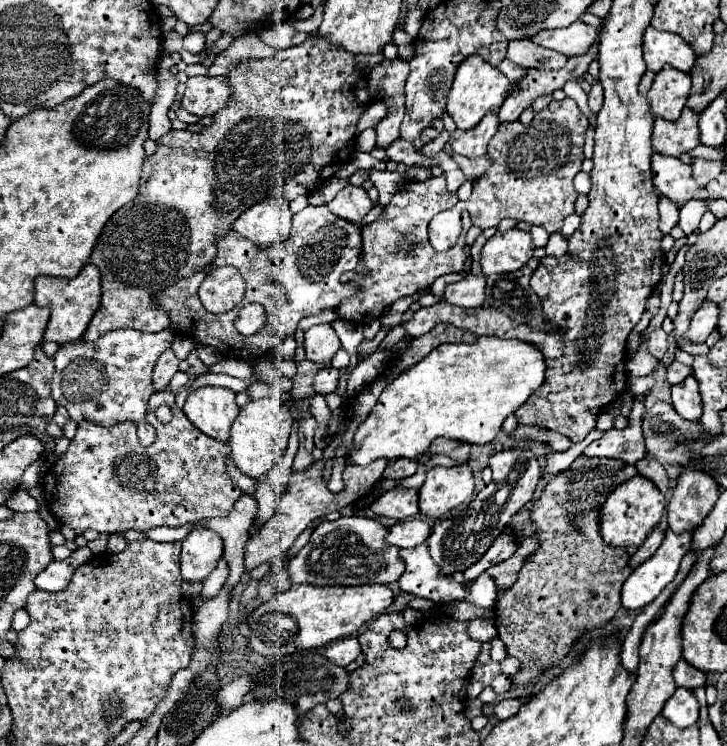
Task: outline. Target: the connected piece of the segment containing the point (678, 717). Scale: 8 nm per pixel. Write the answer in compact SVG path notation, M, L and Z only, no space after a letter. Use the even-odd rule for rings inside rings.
M676 689L670 699L664 703L666 719L672 721L676 727L690 727L698 721L700 705L690 689Z

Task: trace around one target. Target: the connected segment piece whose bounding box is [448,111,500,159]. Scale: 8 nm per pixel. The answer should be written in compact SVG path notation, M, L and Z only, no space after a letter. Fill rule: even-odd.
M488 113L474 129L470 131L452 131L450 139L448 139L448 147L452 147L454 153L474 159L474 157L484 157L486 155L486 145L490 141L490 137L496 133L500 121L496 117L498 113Z

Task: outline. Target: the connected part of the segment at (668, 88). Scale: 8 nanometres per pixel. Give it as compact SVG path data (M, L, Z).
M664 67L656 75L650 91L646 93L650 113L654 117L676 121L686 105L688 93L690 93L690 75L674 67Z

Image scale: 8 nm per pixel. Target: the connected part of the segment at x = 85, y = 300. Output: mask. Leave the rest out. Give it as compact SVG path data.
M84 265L82 271L74 279L58 279L58 277L46 277L40 275L34 279L34 305L48 307L50 309L50 321L44 331L44 341L54 343L68 343L74 339L80 339L90 319L100 307L100 271L94 265Z

